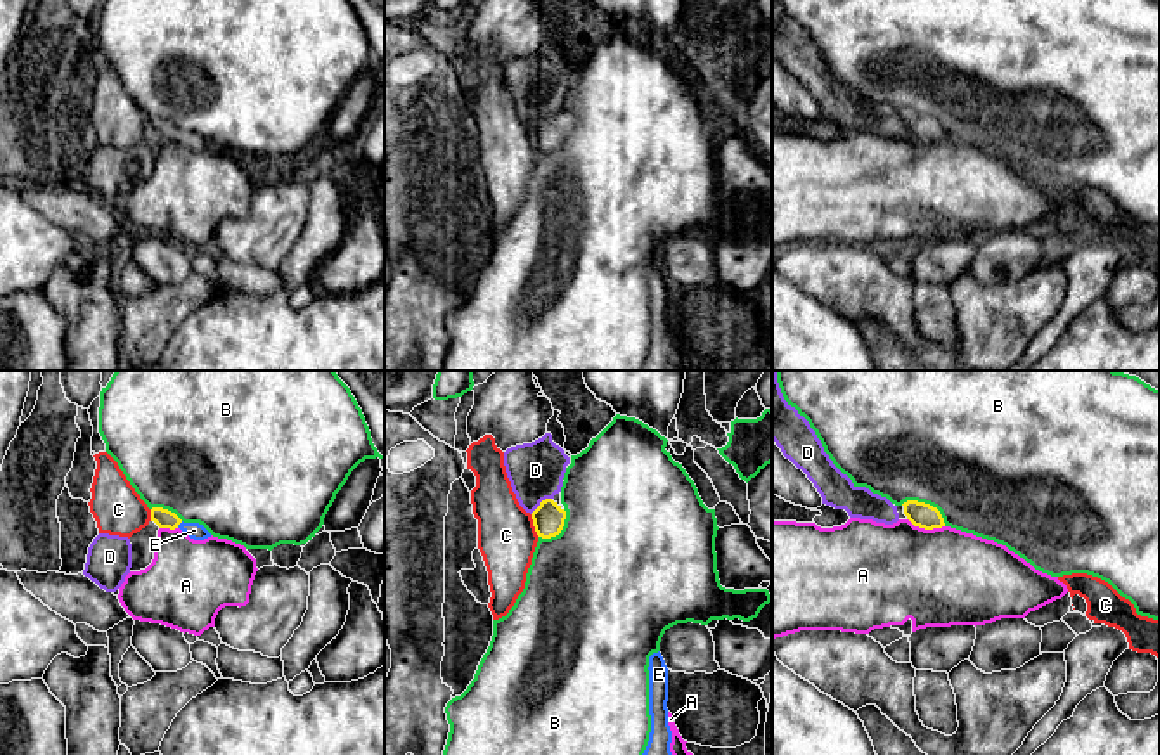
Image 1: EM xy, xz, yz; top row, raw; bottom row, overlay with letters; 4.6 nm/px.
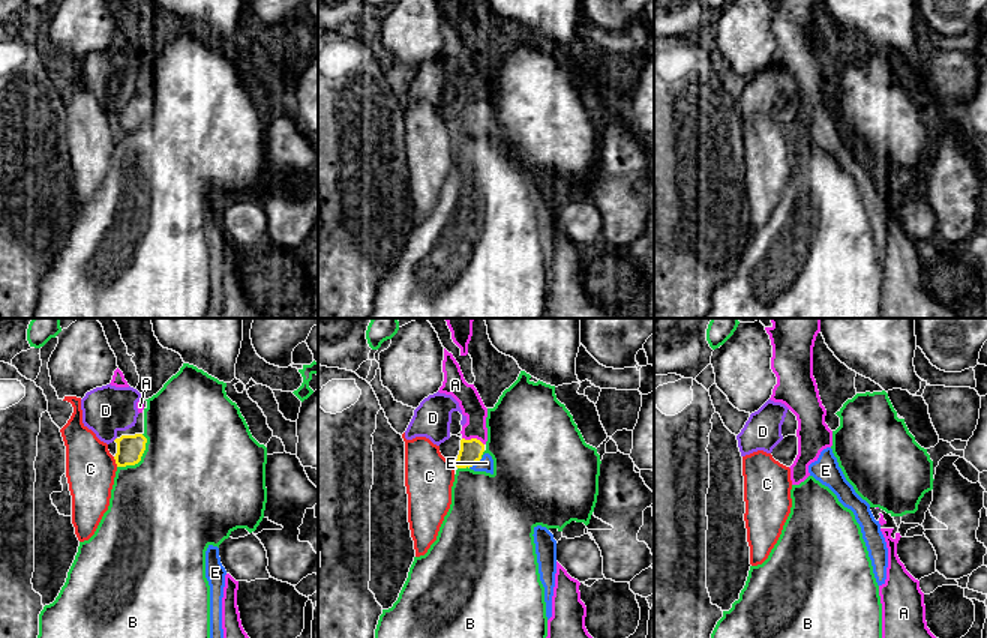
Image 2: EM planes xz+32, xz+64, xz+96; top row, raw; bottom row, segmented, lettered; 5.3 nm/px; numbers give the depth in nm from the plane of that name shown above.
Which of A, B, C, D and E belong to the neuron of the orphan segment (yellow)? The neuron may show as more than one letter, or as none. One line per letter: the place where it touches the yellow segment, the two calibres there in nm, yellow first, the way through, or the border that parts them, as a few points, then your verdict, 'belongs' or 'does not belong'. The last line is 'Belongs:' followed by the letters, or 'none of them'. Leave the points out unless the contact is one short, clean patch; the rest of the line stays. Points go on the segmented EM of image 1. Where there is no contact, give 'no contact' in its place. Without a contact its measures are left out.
A: meets yellow in yz at (927, 529); 120 nm thick on the yellow side, 460 nm on the other; border along yz (908, 518), (925, 529), (944, 527); does not belong
B: meets yellow in yz at (927, 504); 120 nm thick on the yellow side, 500 nm on the other; does not belong
C: meets yellow in xz at (534, 525); 140 nm thick on the yellow side, 280 nm on the other; does not belong
D: meets yellow in xz at (541, 503); 140 nm thick on the yellow side, 260 nm on the other; does not belong
E: meets yellow in xy at (179, 523); 90 nm thick on the yellow side, 80 nm on the other; runs through xy (163, 518), (179, 523), (194, 530); belongs
Belongs: E

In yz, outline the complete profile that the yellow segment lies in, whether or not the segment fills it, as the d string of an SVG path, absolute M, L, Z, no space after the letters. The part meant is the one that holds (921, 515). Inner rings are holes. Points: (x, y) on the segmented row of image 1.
M907 500L902 506L904 506L904 514L914 526L919 526L925 530L945 526L940 511L930 504Z

